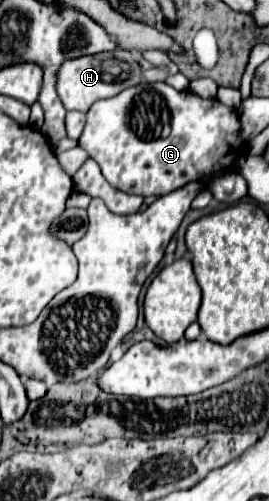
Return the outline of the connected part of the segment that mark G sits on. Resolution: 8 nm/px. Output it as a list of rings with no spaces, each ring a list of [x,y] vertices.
[[[143,82],[117,96],[97,100],[87,110],[79,146],[97,160],[111,186],[129,194],[163,196],[191,180],[205,184],[219,170],[231,170],[243,152],[237,132],[237,110],[223,106],[219,100],[205,100],[189,90],[179,92],[167,82]]]

